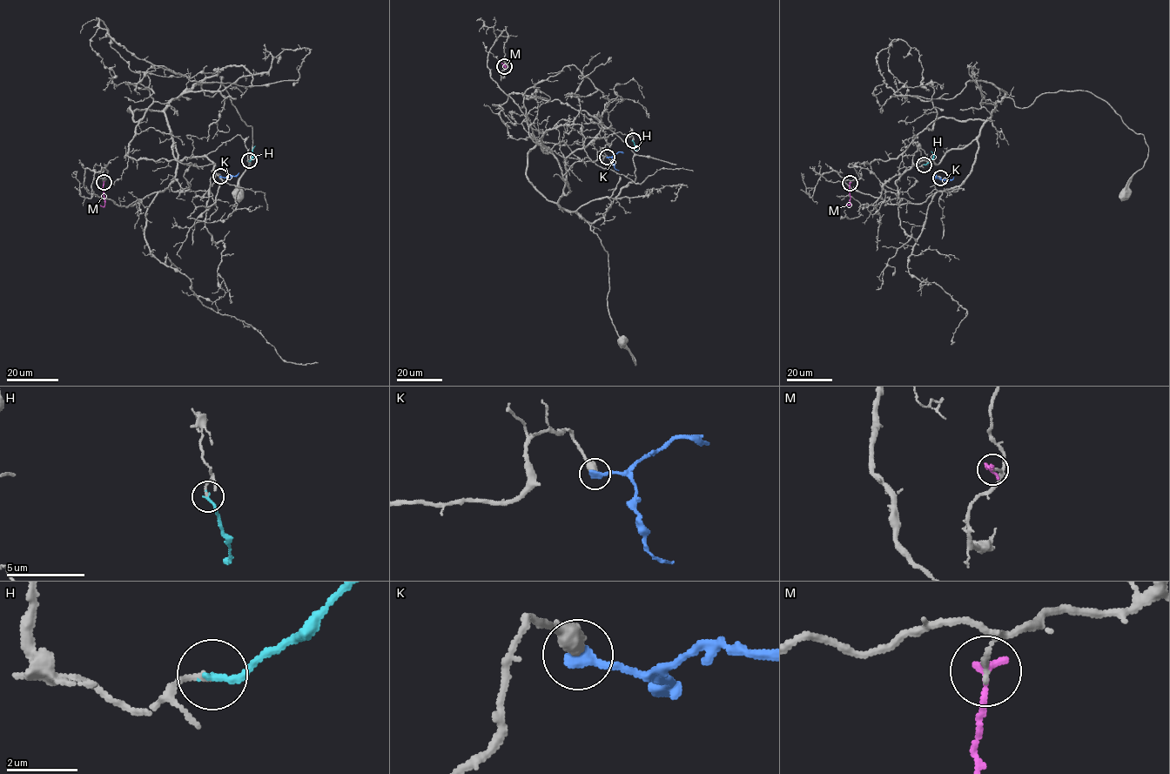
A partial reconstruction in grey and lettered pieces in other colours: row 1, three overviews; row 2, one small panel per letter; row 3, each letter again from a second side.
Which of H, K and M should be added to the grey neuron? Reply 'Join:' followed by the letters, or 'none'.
Join: H

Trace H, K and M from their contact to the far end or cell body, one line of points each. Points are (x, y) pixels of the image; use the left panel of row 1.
H: (249, 161), (255, 146)
K: (220, 176), (228, 178), (233, 175)
M: (104, 182), (104, 205), (100, 205)

